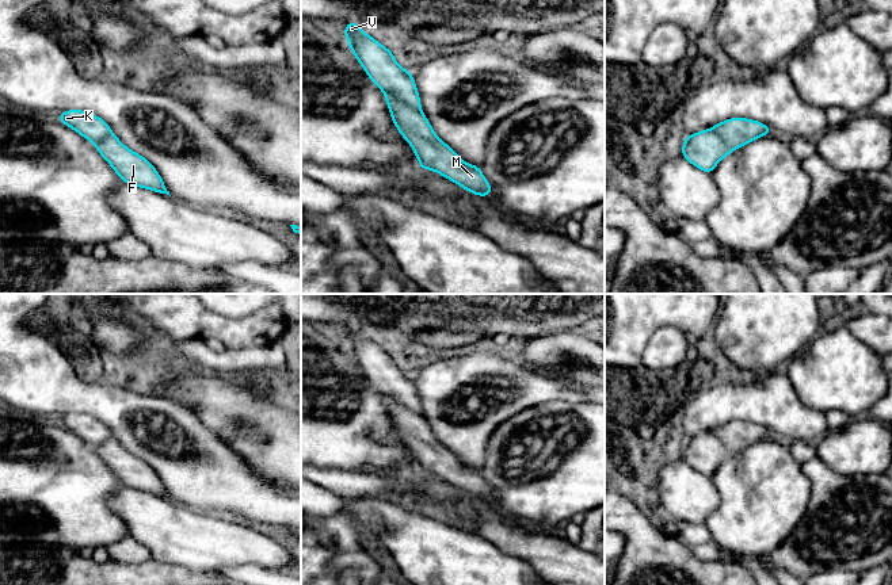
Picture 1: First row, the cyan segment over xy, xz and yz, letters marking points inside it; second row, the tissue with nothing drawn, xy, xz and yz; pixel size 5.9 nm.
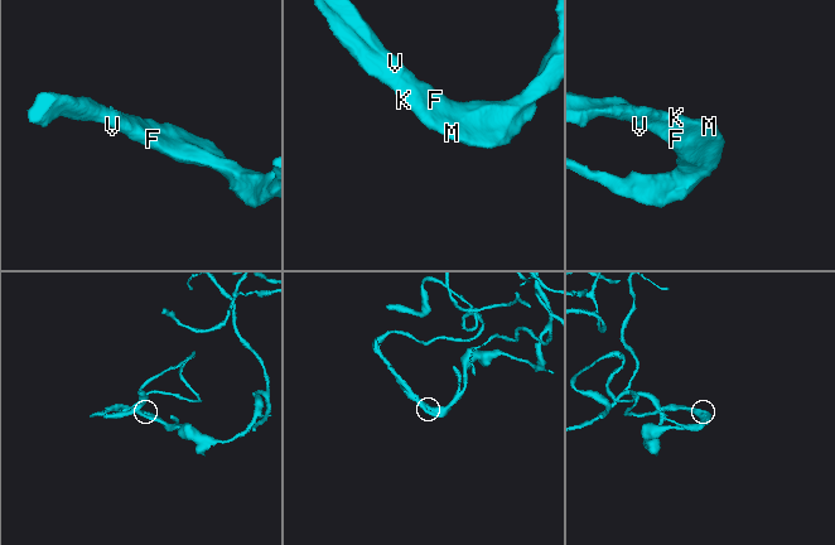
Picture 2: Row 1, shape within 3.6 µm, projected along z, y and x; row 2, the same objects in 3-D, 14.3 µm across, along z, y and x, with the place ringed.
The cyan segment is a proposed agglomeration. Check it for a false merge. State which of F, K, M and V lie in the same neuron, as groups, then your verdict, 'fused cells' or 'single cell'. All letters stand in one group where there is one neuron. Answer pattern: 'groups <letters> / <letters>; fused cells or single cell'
groups F K M V; single cell

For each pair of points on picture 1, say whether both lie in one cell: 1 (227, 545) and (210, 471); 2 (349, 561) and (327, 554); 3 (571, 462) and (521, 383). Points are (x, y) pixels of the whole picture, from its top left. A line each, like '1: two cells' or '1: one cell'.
1: two cells
2: two cells
3: two cells

